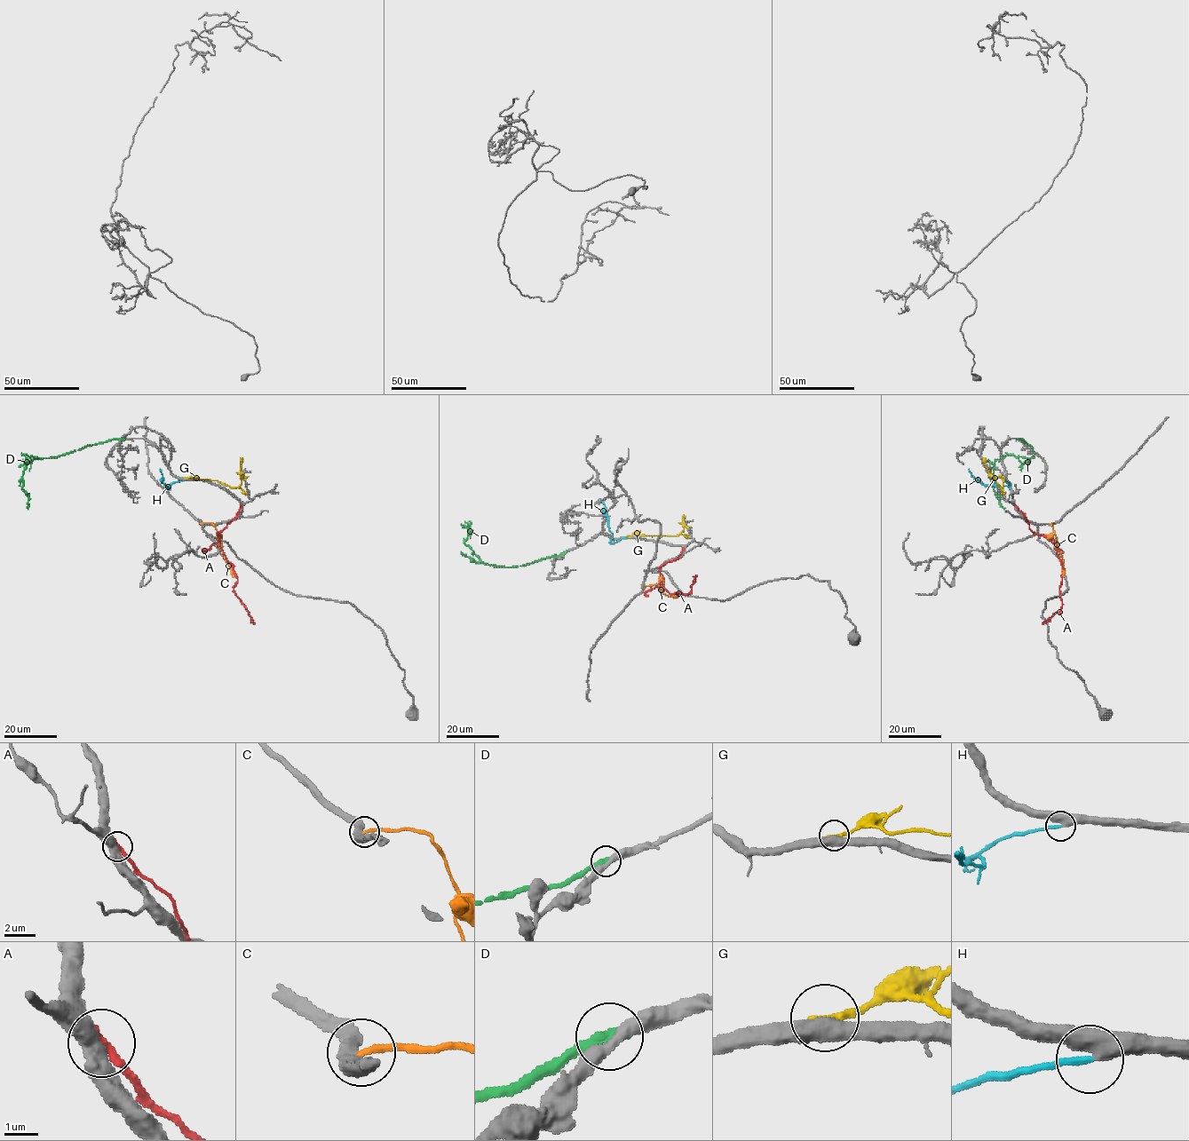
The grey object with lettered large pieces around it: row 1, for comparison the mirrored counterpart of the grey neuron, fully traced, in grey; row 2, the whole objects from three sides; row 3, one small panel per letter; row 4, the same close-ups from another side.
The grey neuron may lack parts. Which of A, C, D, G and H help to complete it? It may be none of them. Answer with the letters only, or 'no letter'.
D, H

